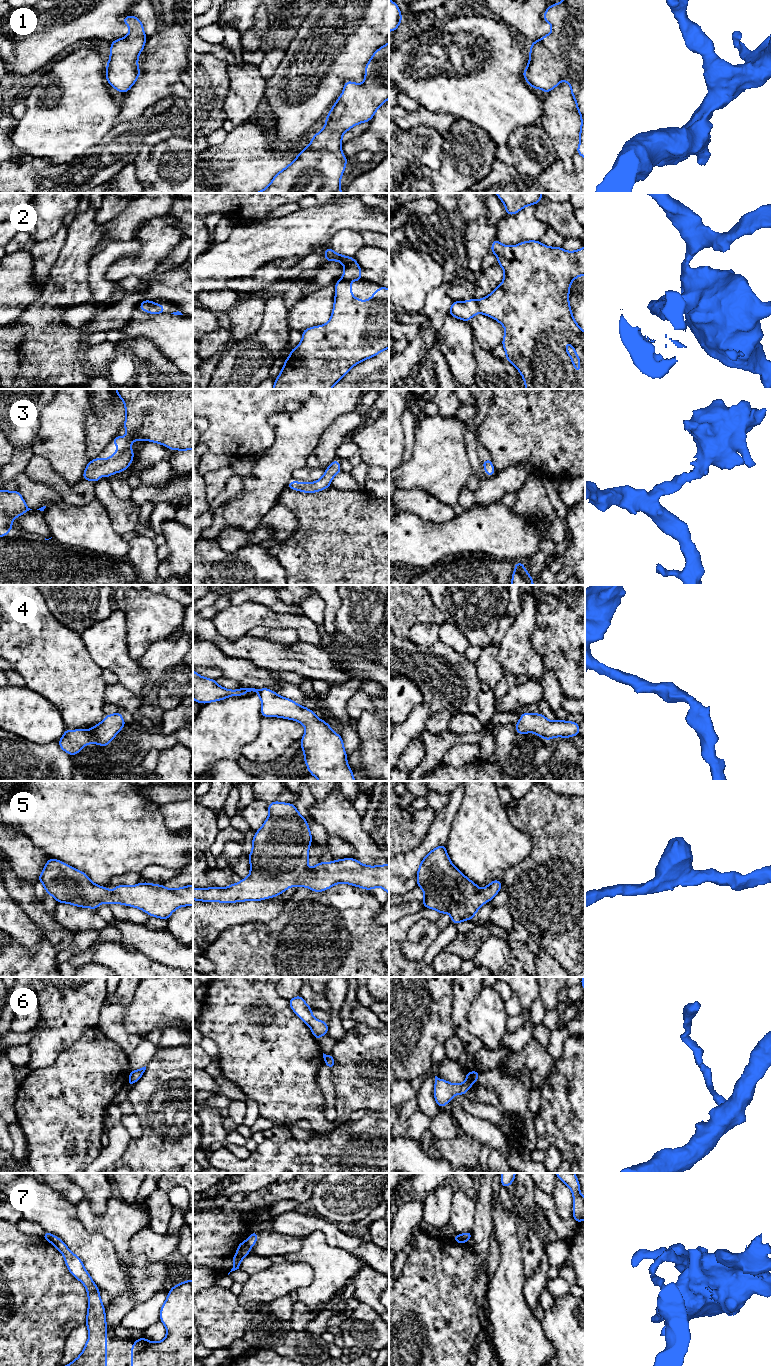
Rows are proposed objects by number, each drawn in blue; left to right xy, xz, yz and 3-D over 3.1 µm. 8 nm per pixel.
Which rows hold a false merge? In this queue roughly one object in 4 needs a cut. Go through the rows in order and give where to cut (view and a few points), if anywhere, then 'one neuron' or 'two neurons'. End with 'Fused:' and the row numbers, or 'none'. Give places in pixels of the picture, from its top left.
1: cut none; one neuron
2: cut none; one neuron
3: cut none; one neuron
4: cut none; one neuron
5: cut none; one neuron
6: cut yz (467, 1080), (472, 1083); two neurons
7: cut xz (245, 1241), (249, 1249); two neurons
Fused: 6, 7

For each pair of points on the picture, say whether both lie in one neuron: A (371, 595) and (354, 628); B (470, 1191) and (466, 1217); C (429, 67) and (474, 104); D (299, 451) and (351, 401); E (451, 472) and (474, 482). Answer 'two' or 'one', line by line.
A: one
B: one
C: one
D: one
E: two

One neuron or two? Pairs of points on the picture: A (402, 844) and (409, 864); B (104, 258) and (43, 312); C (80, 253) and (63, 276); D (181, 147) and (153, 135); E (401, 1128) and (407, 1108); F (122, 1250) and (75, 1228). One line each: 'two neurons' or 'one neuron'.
A: two neurons
B: two neurons
C: one neuron
D: two neurons
E: one neuron
F: two neurons

